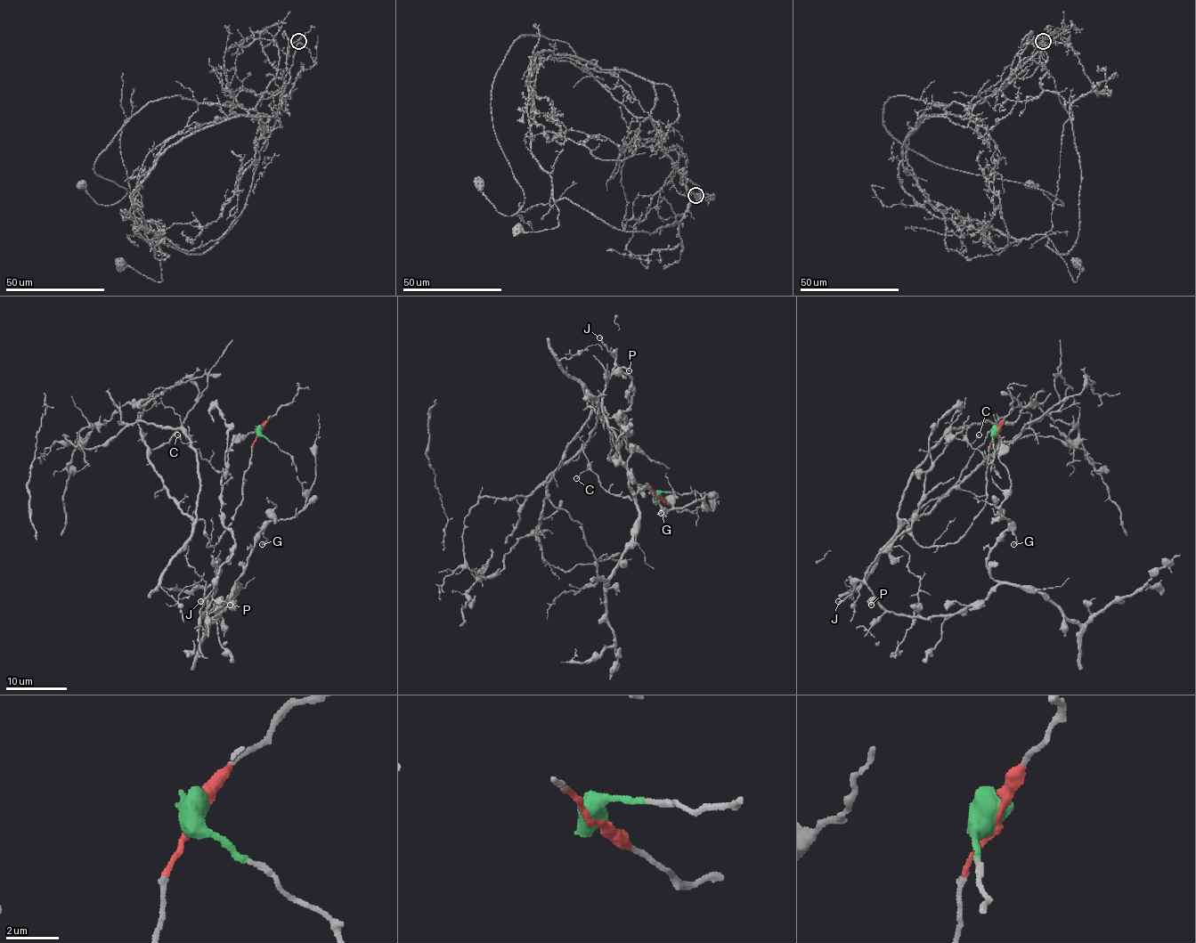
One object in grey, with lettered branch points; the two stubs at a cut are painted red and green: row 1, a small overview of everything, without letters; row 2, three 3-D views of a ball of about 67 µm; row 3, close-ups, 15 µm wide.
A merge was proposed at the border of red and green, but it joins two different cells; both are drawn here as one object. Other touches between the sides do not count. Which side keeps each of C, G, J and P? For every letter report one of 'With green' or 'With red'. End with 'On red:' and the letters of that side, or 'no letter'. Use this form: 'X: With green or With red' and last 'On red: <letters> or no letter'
C: With red
G: With green
J: With green
P: With green
On red: C

